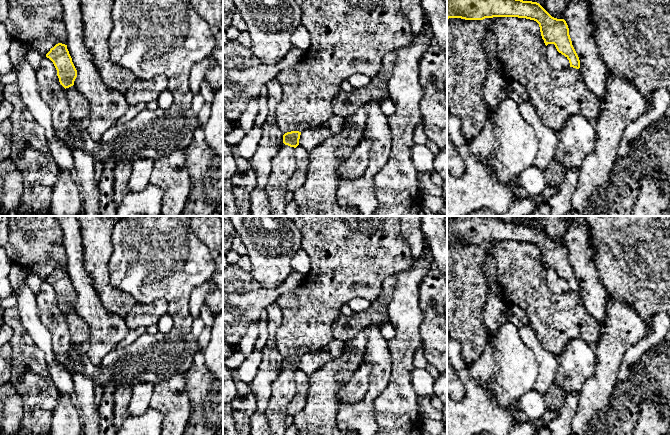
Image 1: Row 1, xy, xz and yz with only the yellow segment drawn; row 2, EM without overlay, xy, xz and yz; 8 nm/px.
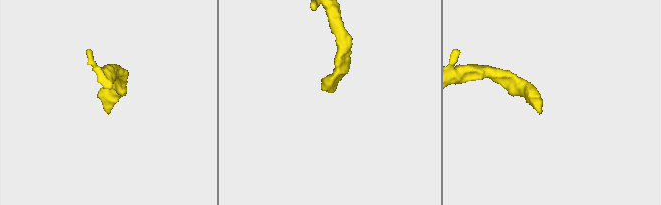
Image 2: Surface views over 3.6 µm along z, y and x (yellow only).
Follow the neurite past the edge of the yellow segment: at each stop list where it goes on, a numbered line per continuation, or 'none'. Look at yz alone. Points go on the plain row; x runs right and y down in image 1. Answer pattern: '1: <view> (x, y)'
none

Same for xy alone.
none

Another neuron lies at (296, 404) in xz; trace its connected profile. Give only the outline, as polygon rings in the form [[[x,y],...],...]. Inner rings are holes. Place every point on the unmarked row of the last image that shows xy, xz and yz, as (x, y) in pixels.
[[[298,369],[295,372],[296,394],[287,407],[287,415],[294,416],[299,413],[306,405],[306,397],[309,390],[309,376]]]

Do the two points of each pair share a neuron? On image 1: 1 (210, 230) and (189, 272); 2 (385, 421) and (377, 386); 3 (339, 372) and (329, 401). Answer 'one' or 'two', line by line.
1: two
2: two
3: one

